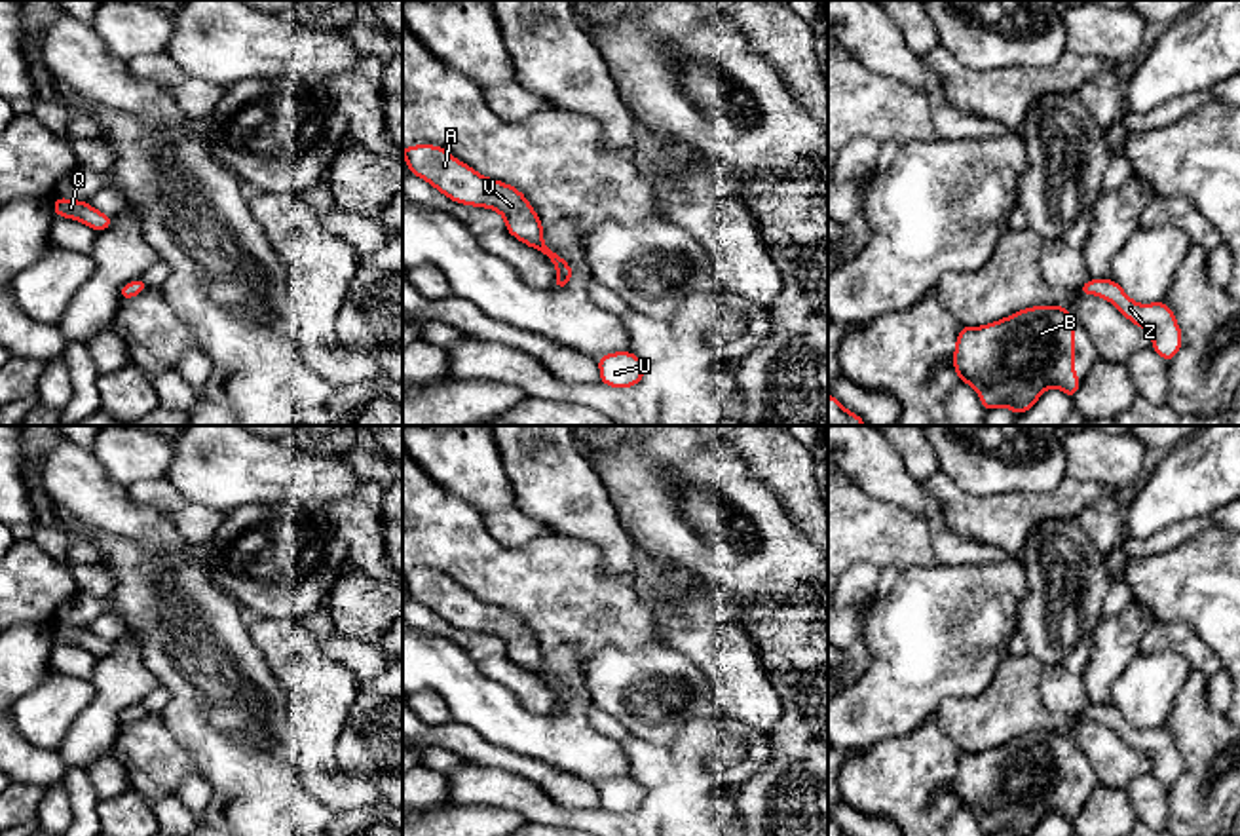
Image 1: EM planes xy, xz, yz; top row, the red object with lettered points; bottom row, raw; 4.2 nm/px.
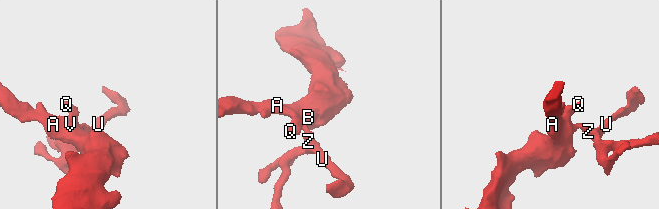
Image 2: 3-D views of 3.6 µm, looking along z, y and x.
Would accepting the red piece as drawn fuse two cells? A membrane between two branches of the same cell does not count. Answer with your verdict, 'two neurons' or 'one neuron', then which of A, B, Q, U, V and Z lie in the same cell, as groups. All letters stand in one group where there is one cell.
one neuron; groups A B Q U V Z

